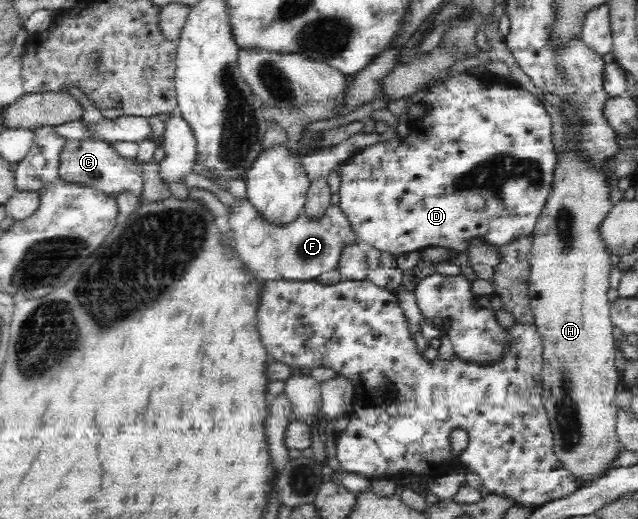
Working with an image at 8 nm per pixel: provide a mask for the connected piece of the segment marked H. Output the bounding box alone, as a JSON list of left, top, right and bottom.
[528,151,620,487]

